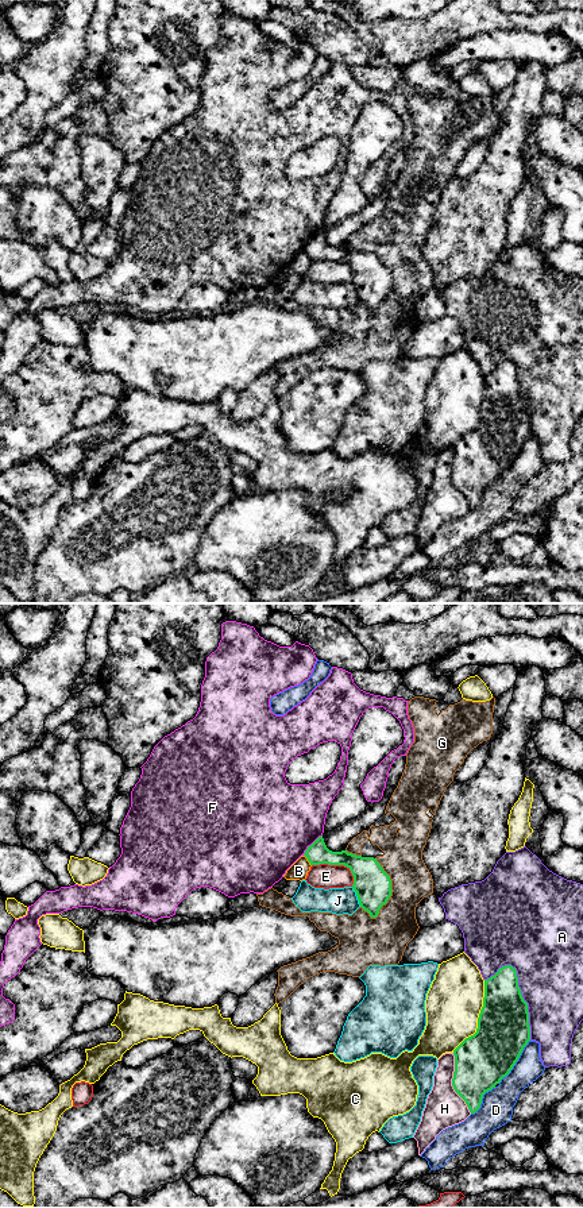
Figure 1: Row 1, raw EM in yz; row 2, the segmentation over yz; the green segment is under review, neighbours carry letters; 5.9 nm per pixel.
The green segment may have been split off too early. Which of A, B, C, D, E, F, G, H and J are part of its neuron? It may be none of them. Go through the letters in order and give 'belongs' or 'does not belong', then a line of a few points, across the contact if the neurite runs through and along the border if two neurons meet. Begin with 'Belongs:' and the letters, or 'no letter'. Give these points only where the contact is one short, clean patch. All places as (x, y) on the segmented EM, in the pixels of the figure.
Belongs: no letter
A: does not belong
B: does not belong; line yz (304, 855), (311, 865)
C: does not belong
D: does not belong
E: does not belong
F: does not belong
G: does not belong
H: does not belong
J: does not belong

